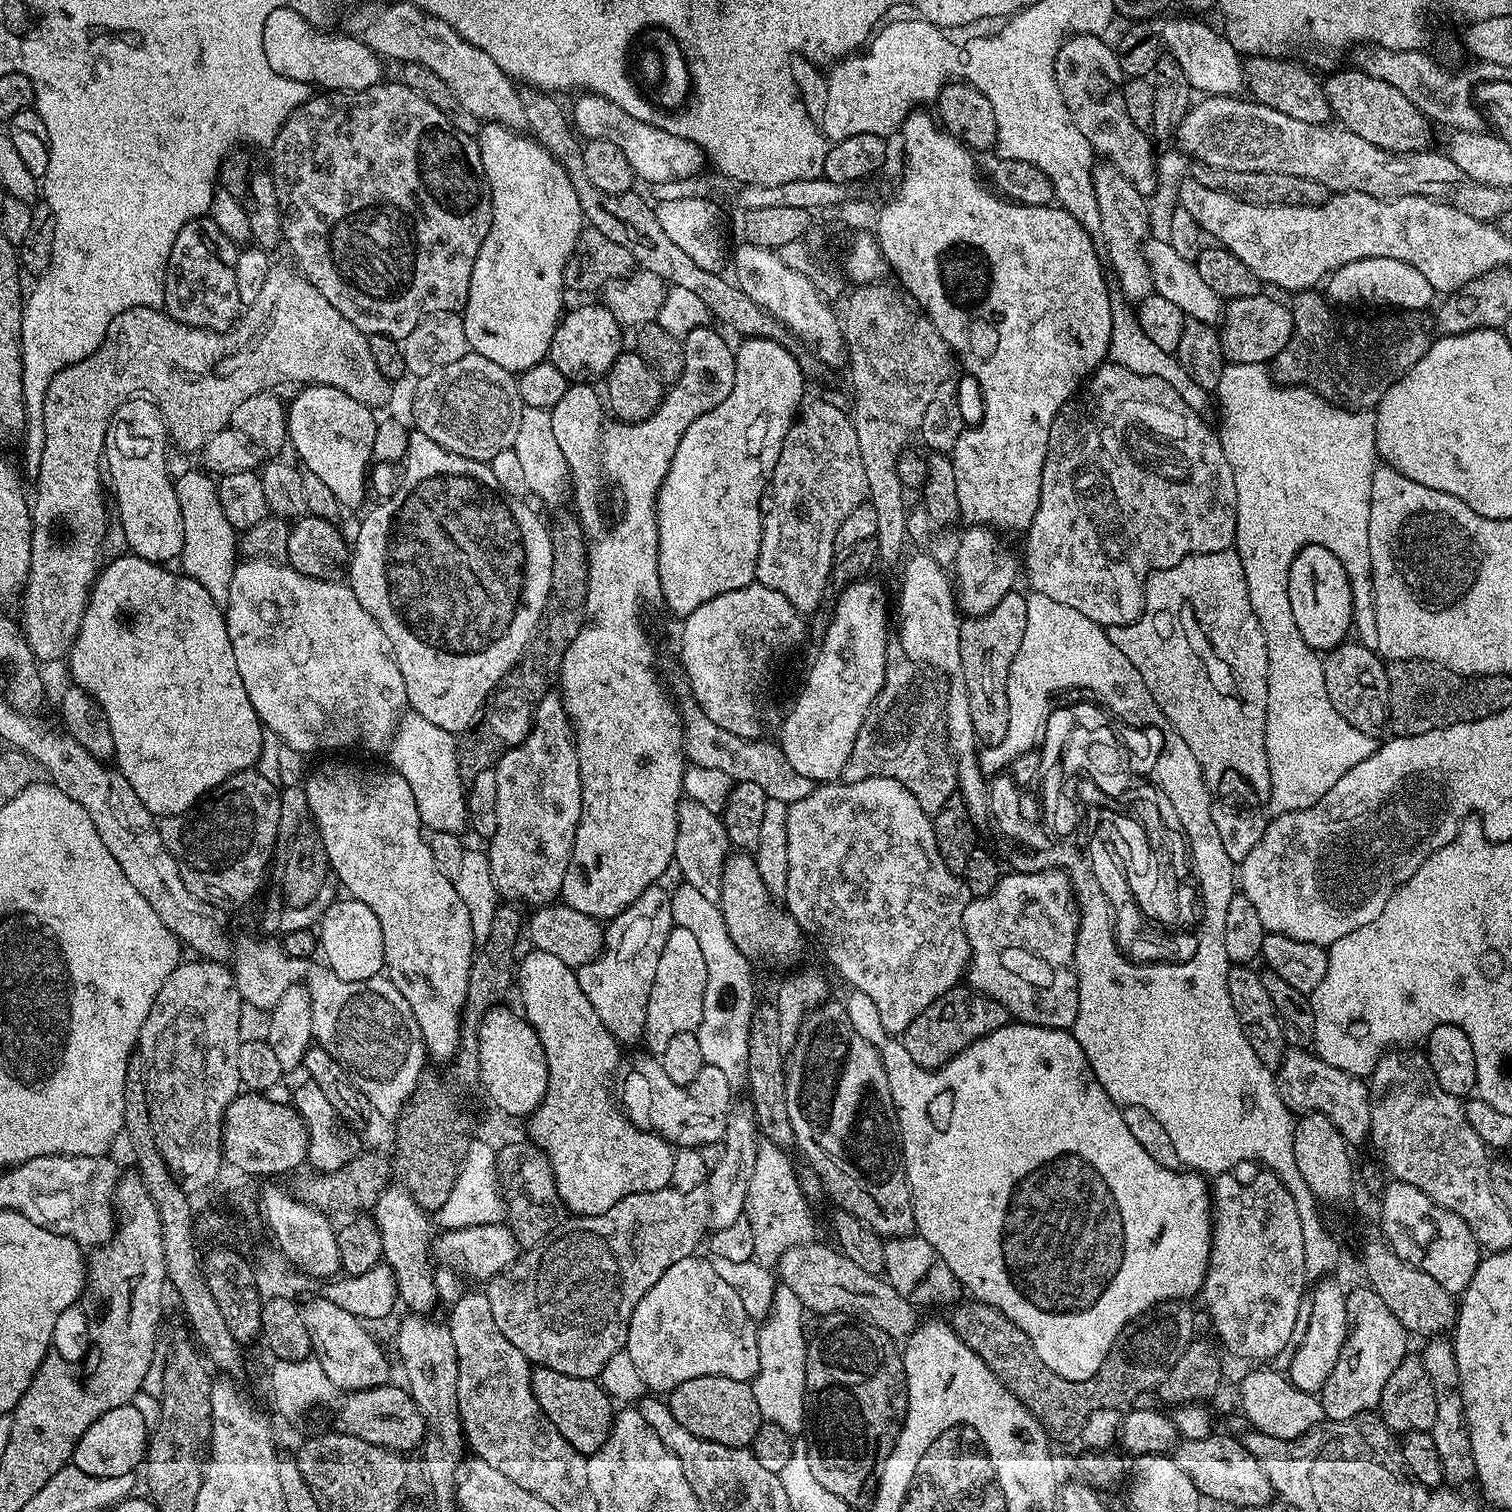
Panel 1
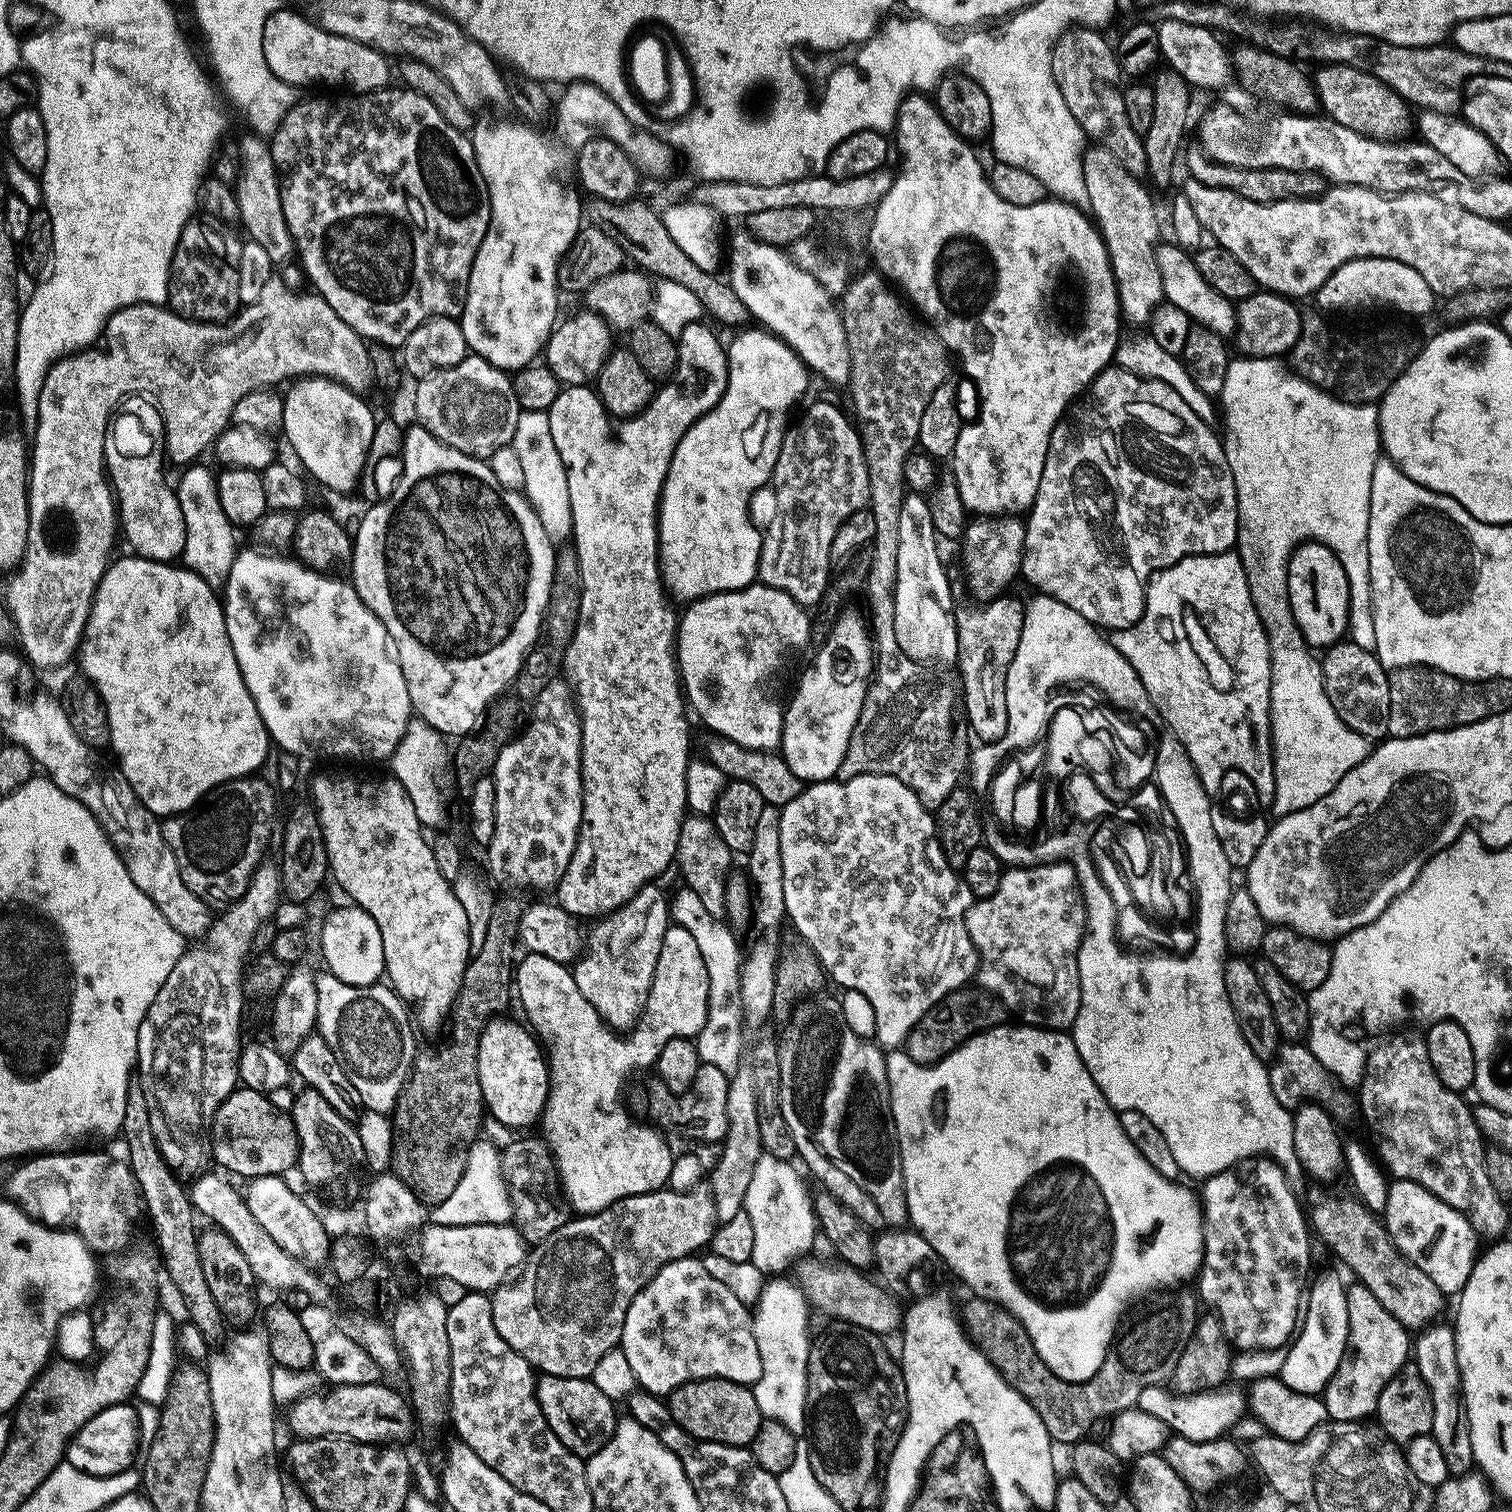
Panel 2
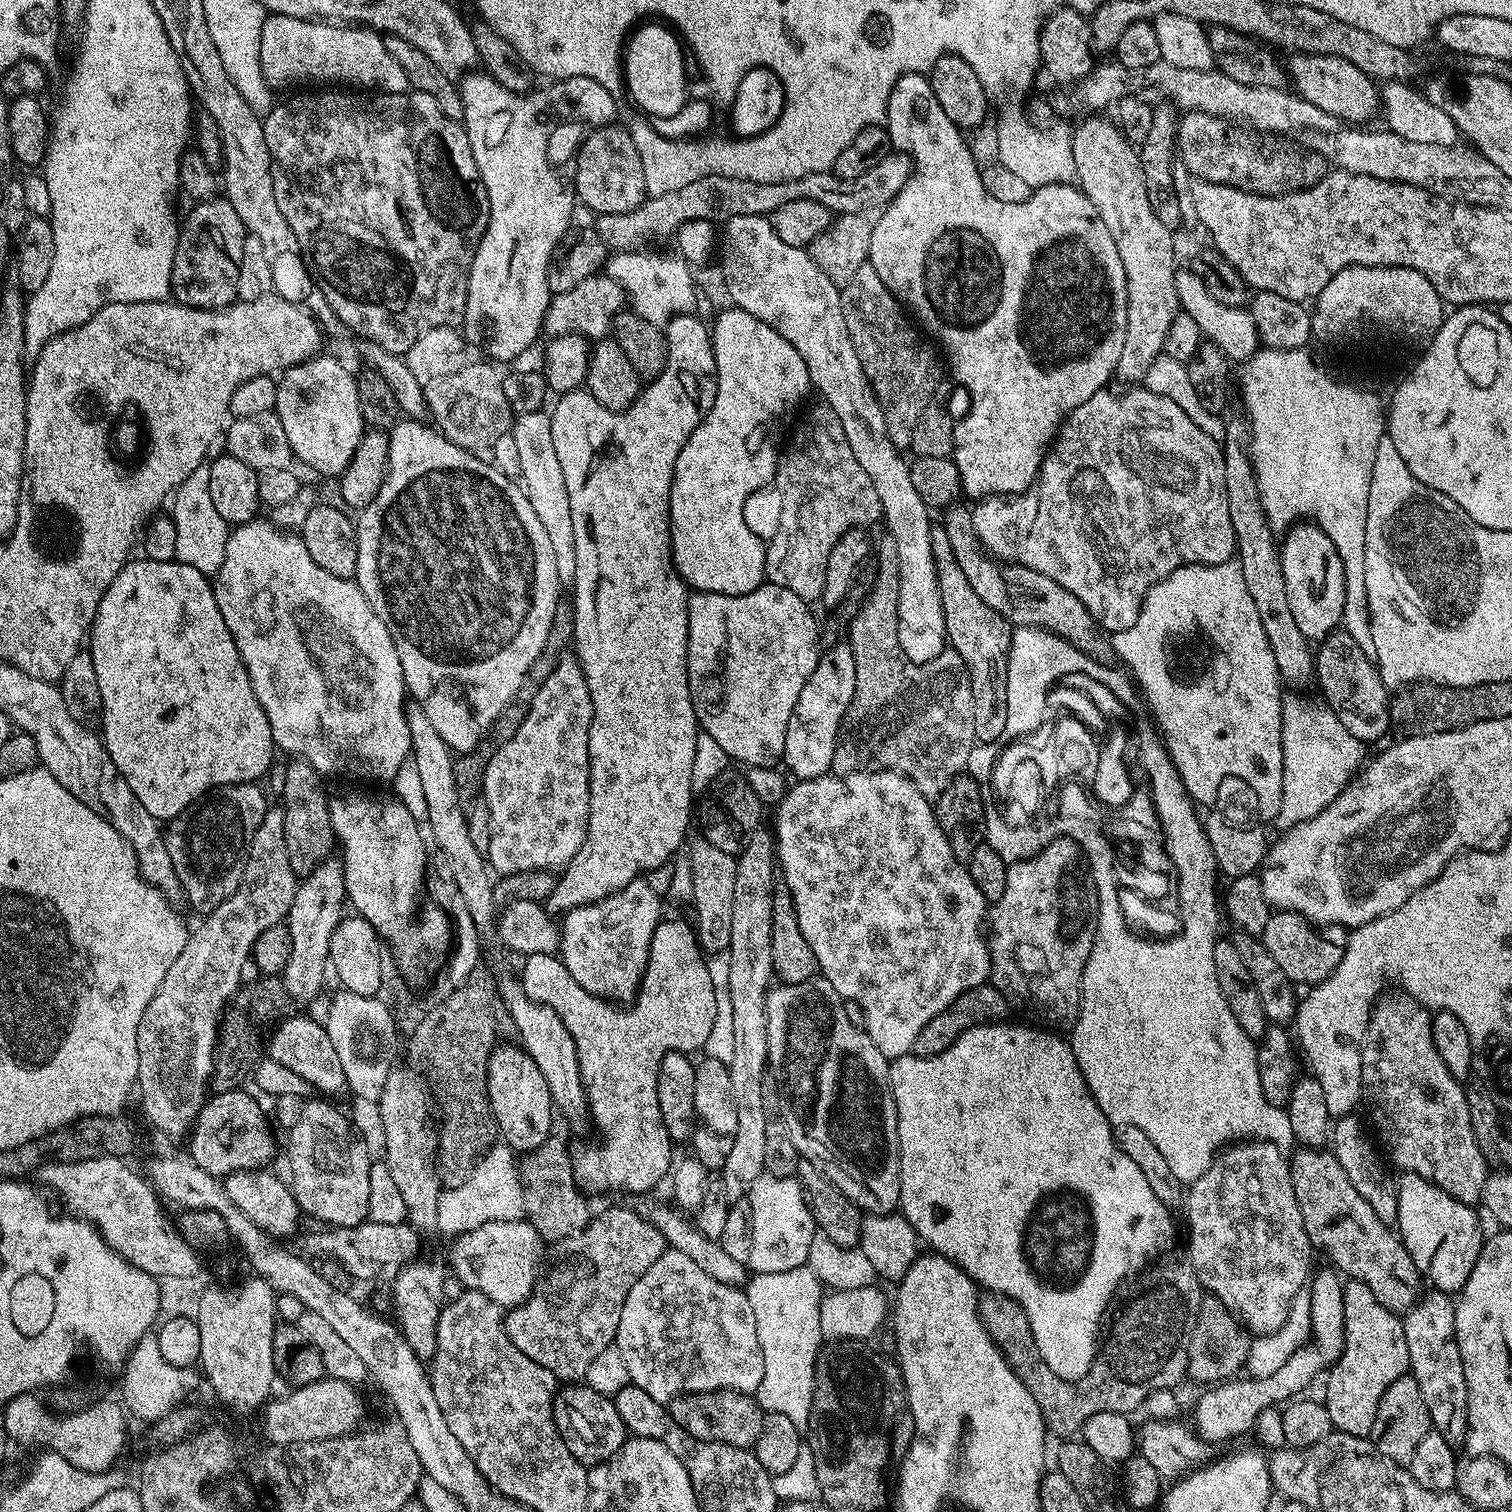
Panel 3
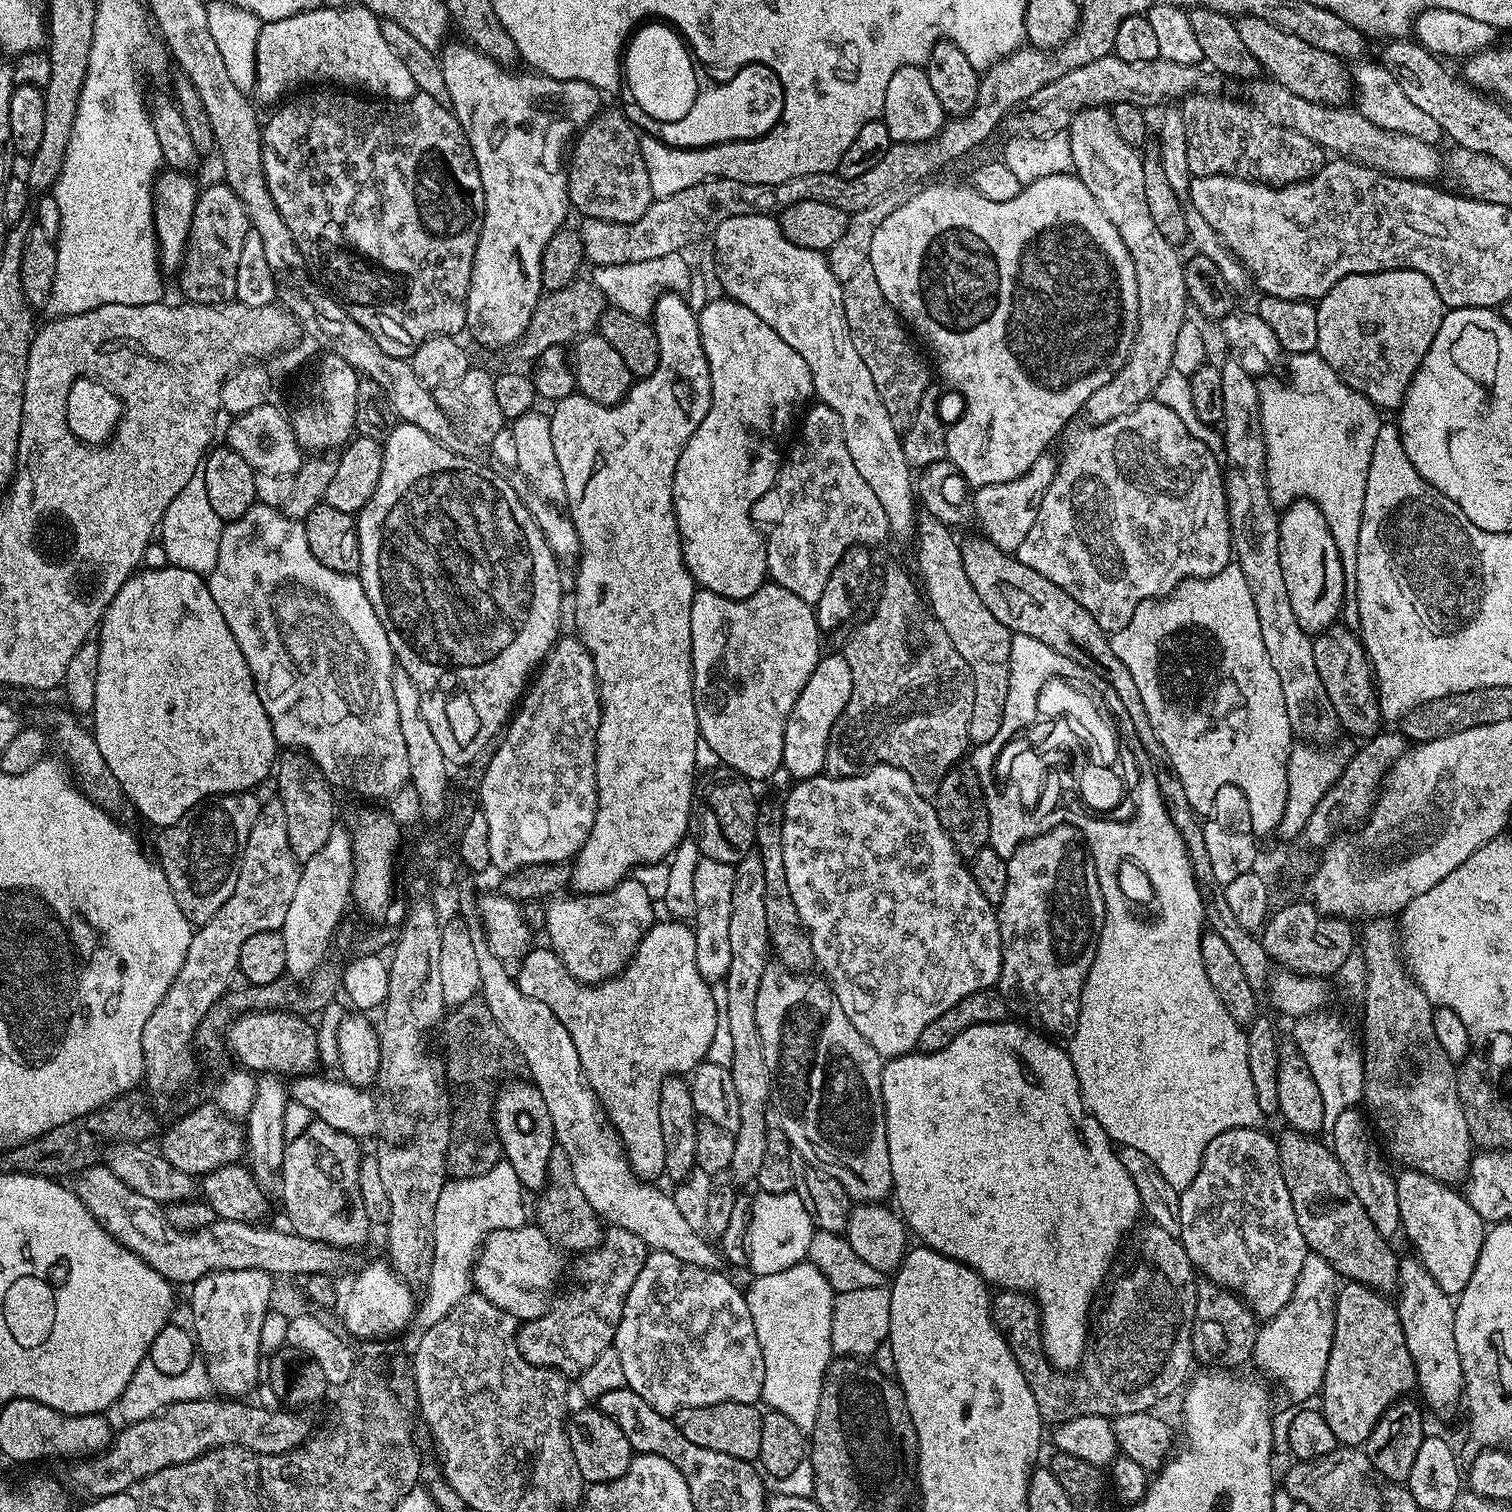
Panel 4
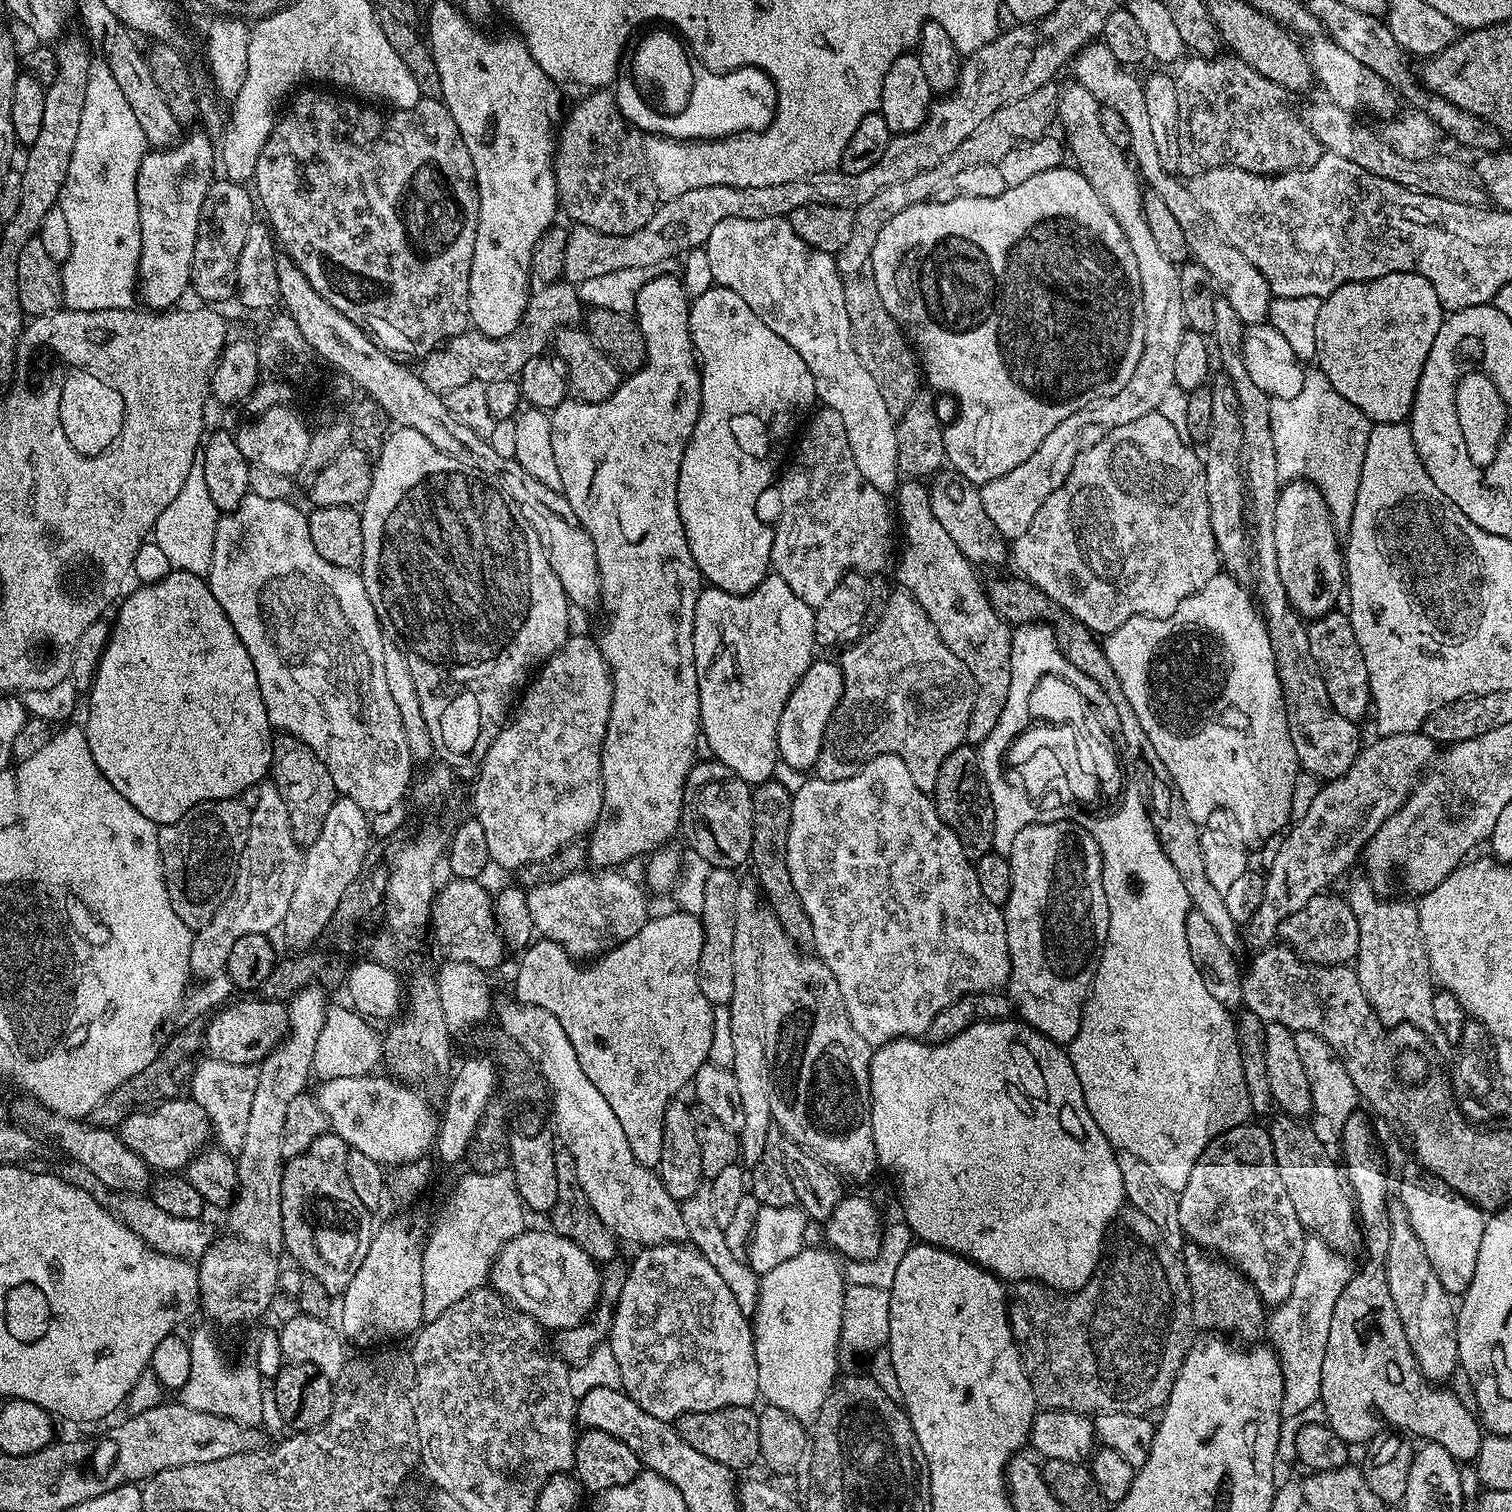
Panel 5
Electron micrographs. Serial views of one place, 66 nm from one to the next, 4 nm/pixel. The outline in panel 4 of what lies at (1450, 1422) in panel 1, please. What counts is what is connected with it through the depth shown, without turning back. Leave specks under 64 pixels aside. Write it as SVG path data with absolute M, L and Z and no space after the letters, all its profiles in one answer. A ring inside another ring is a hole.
M1415 1254L1406 1255L1400 1262L1400 1286L1398 1297L1395 1301L1396 1313L1402 1326L1402 1334L1406 1338L1406 1350L1410 1350L1410 1358L1414 1362L1416 1371L1416 1388L1424 1395L1428 1403L1427 1411L1436 1416L1452 1416L1456 1411L1461 1411L1464 1400L1464 1371L1462 1370L1462 1358L1458 1358L1458 1342L1454 1342L1454 1318L1456 1317L1456 1304L1453 1297L1447 1296L1430 1278L1430 1270L1420 1261Z

